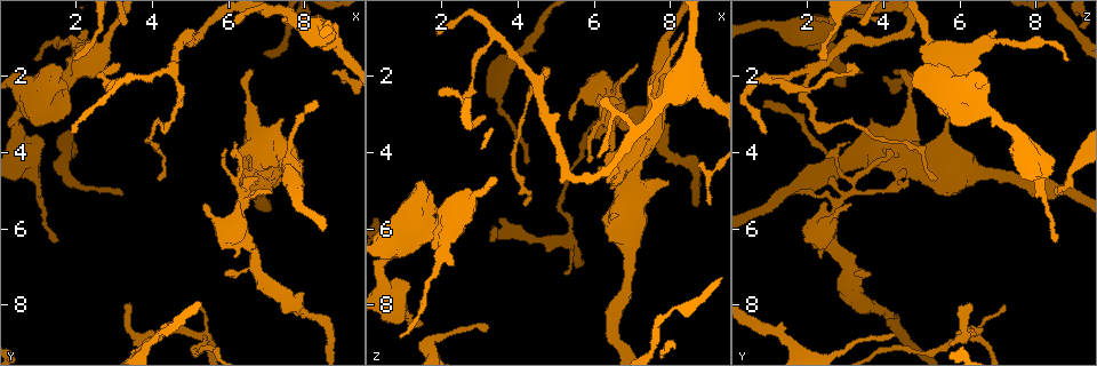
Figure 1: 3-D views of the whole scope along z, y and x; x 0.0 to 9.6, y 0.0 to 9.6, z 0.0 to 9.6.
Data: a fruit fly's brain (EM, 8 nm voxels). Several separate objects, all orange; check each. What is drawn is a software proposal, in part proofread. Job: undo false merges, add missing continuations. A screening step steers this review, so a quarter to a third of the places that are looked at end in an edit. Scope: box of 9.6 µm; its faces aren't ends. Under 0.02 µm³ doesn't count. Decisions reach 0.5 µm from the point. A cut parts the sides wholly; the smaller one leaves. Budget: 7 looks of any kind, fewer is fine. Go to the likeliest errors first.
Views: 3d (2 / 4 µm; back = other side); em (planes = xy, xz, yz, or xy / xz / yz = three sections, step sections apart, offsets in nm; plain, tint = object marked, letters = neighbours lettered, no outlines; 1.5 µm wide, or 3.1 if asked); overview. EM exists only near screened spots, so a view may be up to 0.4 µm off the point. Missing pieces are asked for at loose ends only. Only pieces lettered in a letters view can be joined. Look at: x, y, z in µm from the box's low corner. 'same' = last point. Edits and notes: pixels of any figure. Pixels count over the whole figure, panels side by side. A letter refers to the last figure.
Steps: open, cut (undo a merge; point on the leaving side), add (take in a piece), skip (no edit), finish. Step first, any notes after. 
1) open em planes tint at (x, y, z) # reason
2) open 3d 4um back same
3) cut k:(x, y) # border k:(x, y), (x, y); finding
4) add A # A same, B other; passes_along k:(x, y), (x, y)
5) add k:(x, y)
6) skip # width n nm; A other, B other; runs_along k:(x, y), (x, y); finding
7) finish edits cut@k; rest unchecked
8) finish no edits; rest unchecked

open 3d 2um at (1.90, 1.55, 2.50) # an open end

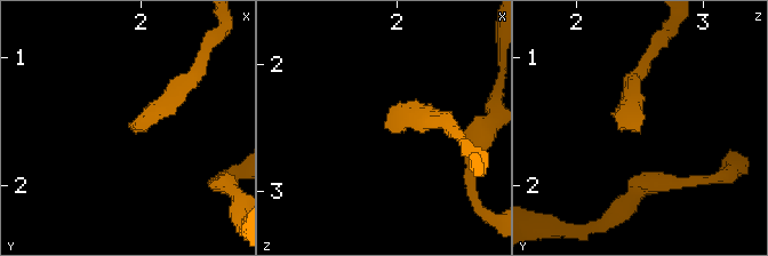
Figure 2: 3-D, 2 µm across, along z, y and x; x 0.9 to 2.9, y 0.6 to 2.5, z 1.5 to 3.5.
open em planes letters at (1.92, 1.54, 2.52) # now the EM

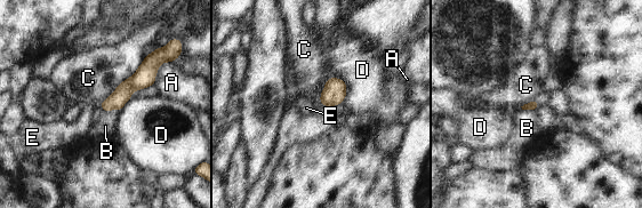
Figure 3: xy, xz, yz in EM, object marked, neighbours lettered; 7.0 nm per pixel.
add B # A other, B same, C other, D other, E other; passes_along 3:(122, 94), (111, 109), (105, 126); it goes on there

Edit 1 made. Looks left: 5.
open em xz step 4 letters at (6.00, 7.25, 3.30) # an open end

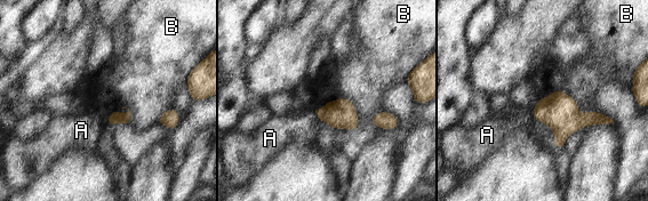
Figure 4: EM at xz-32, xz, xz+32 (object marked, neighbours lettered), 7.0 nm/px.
skip # longest_contact B 300 nm; A other, B other; border 4:(558, 90), (581, 112), (594, 111); no lettered piece goes on from it

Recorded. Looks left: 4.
open em planes plain at (3.45, 2.00, 1.05)

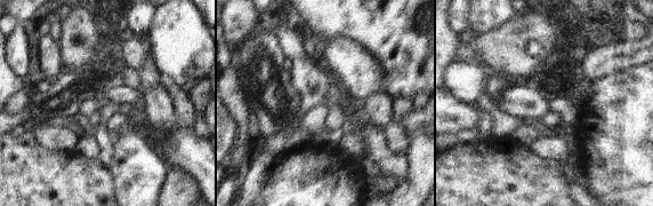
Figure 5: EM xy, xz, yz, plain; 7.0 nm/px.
open em planes letters same # see the neighbours

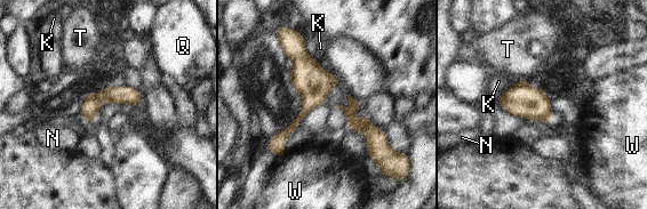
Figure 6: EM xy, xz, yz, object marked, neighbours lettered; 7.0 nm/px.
skip # width 130 nm; K other, N other, Q other, T other, W other; runs_along 6:(302, 43), (308, 105), (273, 145); continuous, no second neuron

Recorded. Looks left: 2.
finish edits add@3; rest unchecked

